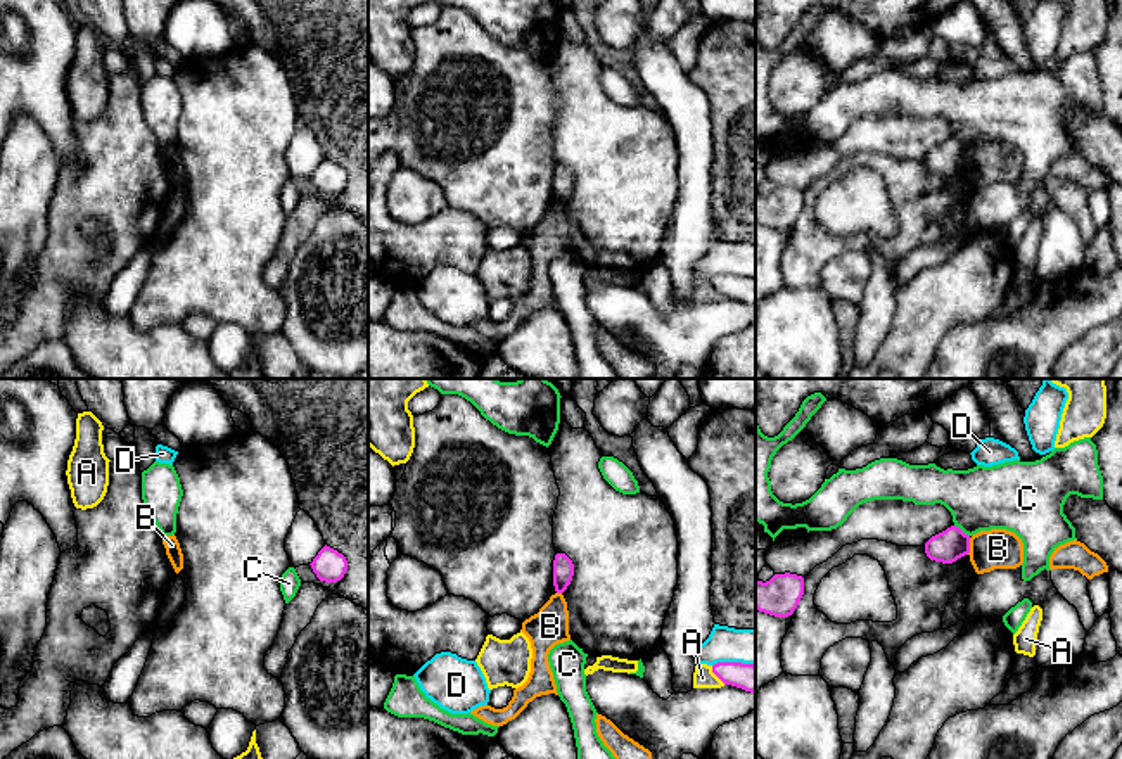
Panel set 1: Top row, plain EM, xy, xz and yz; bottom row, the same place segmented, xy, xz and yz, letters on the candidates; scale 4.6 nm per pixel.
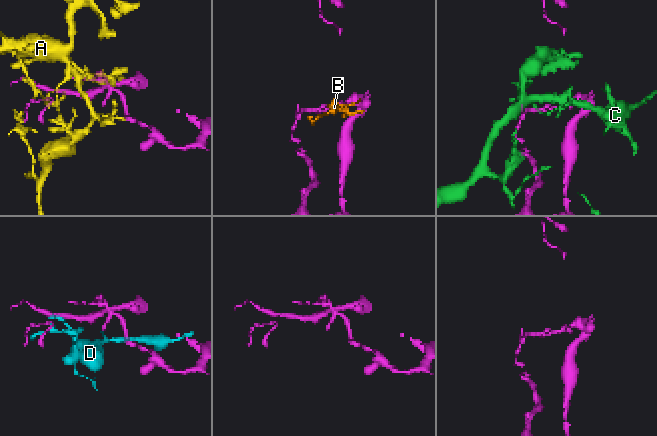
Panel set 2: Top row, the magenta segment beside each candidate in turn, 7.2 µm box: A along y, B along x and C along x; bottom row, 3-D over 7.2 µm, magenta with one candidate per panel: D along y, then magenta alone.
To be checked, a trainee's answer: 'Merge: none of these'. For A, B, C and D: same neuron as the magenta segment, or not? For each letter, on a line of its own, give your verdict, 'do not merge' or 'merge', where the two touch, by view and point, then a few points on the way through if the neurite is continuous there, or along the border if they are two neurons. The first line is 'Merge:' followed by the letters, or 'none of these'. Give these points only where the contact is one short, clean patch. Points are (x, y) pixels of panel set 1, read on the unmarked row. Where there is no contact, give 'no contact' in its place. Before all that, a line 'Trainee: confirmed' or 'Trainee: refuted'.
Trainee: confirmed
Merge: none of these
A: do not merge; meets magenta in xz at (716, 287)
B: do not merge; meets magenta in yz at (968, 159); border along yz (970, 151), (970, 163), (967, 166)
C: do not merge; meets magenta in yz at (960, 142)
D: do not merge; meets magenta in xz at (733, 275)

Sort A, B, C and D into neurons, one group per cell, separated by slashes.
A / B / C / D

